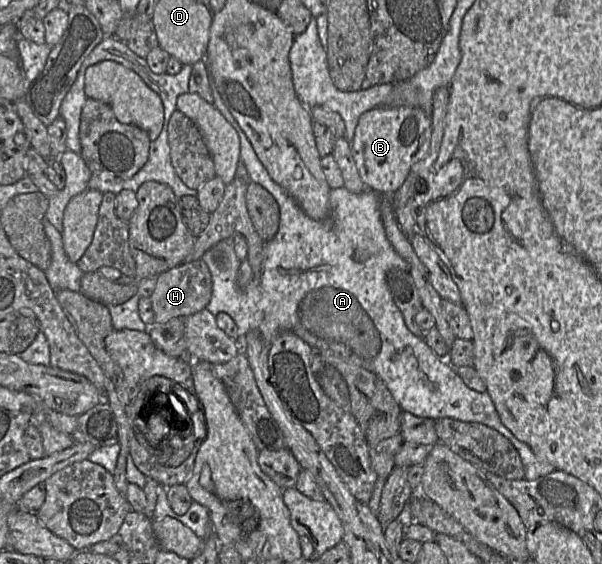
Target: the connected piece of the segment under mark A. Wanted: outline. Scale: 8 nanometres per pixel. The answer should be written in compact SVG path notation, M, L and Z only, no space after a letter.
M214 86L211 91L213 105L220 110L240 138L240 163L235 178L250 180L271 193L279 206L279 226L275 236L264 243L261 276L254 277L253 274L252 281L245 289L240 289L236 283L241 261L235 254L233 238L221 240L203 254L201 260L207 264L212 277L212 295L206 310L215 316L221 312L230 315L237 325L239 337L245 337L249 331L257 330L271 343L281 332L291 331L309 344L315 352L330 351L348 363L375 373L405 412L434 420L452 418L475 422L496 430L511 442L520 455L525 480L535 480L556 471L553 465L538 458L526 443L517 439L502 423L488 393L470 389L457 374L456 368L447 359L439 357L423 338L413 334L405 324L404 317L393 300L387 274L395 269L410 269L410 266L396 252L386 236L380 213L381 194L369 188L358 194L350 192L344 186L331 189L329 217L323 221L311 219L294 198L270 178L250 141L223 104Z

